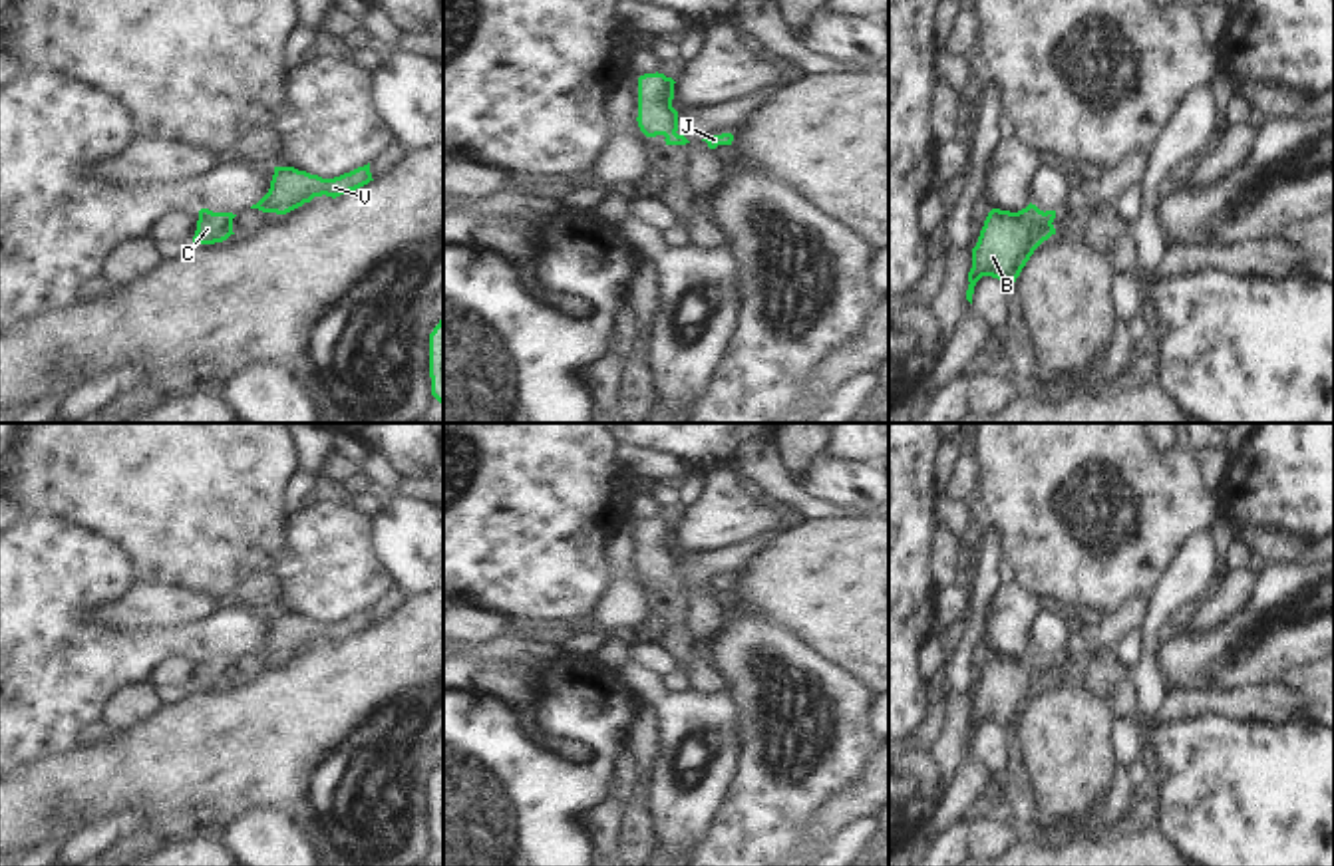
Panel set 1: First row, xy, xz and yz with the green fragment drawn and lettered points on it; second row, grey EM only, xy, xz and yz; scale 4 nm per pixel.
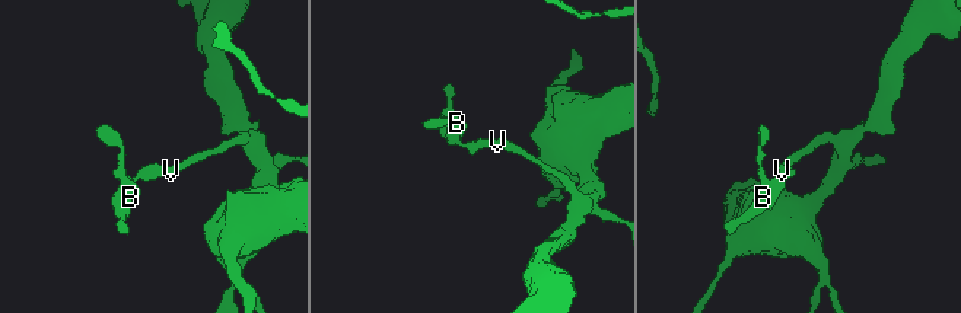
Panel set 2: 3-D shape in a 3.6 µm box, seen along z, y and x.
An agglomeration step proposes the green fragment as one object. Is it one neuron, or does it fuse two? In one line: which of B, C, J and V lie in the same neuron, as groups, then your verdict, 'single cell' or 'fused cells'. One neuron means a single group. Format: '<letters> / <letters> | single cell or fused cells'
B C J V | single cell

